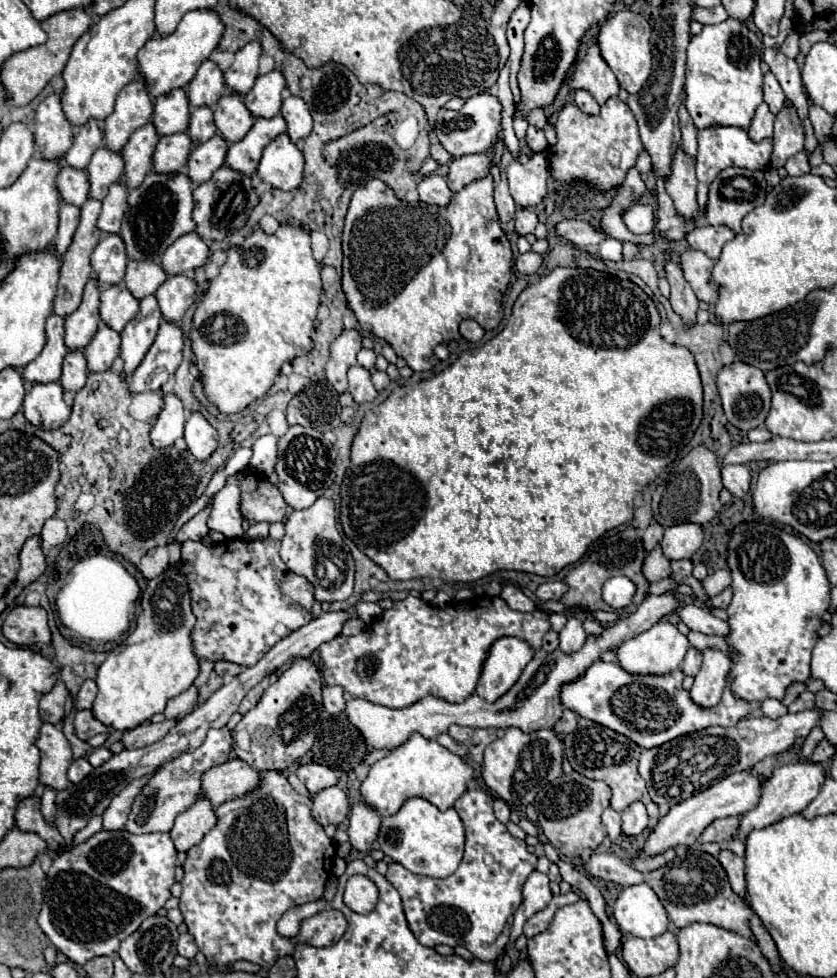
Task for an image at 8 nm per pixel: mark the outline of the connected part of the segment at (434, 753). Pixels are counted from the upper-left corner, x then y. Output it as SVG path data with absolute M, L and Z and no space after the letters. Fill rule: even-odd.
M413 734L407 742L393 748L385 758L373 764L369 776L361 784L361 796L383 818L397 812L397 808L401 808L409 796L421 796L435 804L439 810L447 810L467 792L467 782L473 778L475 770L461 756L453 754L435 740Z

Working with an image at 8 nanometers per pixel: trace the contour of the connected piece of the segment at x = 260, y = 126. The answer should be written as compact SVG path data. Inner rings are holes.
M281 114L269 120L255 120L253 128L247 132L243 140L229 144L225 164L235 172L251 176L257 170L265 146L283 132L285 132L285 120L281 118Z

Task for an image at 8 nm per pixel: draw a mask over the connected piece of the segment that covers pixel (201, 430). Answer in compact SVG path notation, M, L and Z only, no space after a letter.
M193 412L185 422L185 442L195 460L205 462L217 450L217 430L199 412Z

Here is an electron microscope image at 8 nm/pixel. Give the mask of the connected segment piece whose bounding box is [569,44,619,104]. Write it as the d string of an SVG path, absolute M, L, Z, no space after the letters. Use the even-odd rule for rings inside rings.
M597 44L587 48L585 56L575 62L575 70L569 80L569 88L571 90L583 88L591 92L599 104L603 104L611 96L617 96L619 82L615 74L611 72L611 68L605 64L605 60L601 60Z

